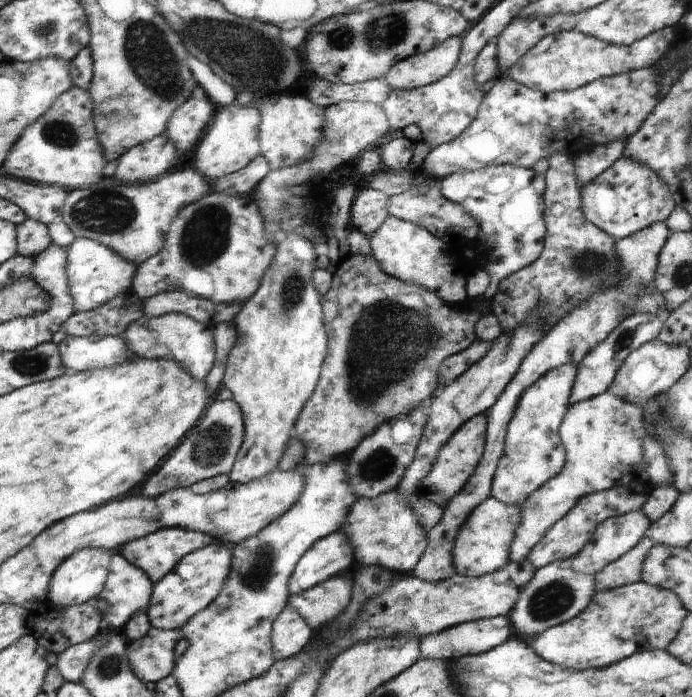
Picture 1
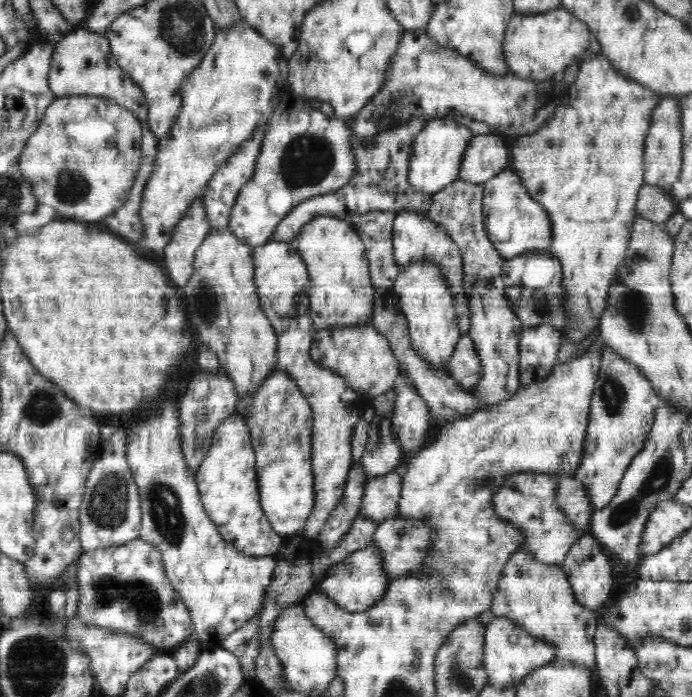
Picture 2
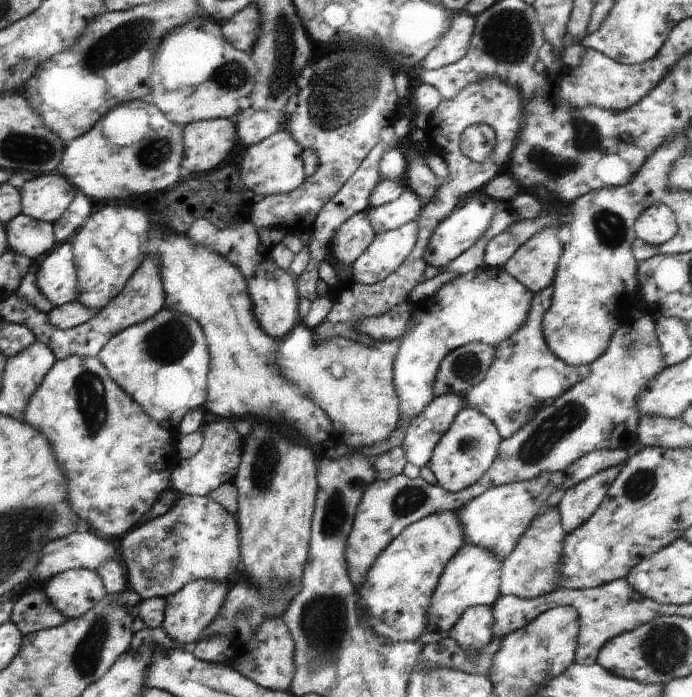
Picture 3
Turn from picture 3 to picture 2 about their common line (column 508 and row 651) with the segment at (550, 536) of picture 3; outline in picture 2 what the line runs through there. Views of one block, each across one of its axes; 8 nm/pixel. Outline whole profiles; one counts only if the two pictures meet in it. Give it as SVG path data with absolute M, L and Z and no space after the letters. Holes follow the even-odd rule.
M520 547L514 554L511 554L502 569L502 574L493 596L491 611L495 617L500 618L502 616L514 621L514 623L524 628L528 635L540 639L544 643L554 645L556 647L554 657L560 663L564 664L572 661L574 665L588 669L589 672L596 674L597 659L595 658L594 636L598 626L598 612L588 610L585 606L578 604L561 564L542 564L527 550L523 550L523 547Z

